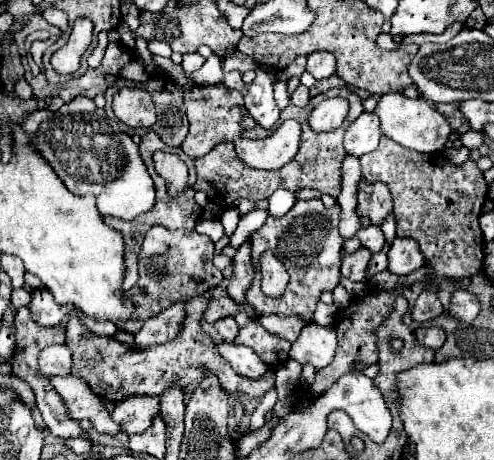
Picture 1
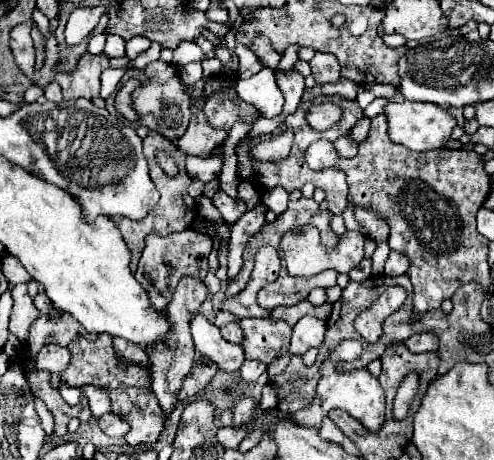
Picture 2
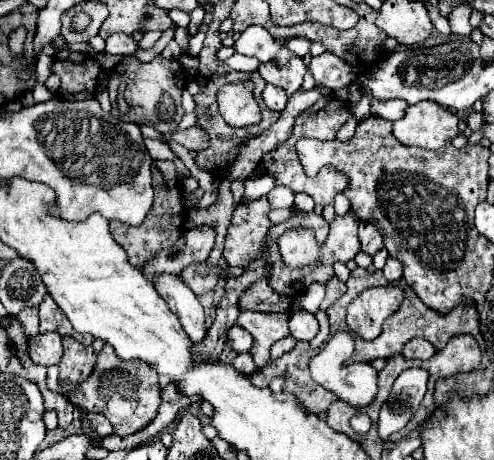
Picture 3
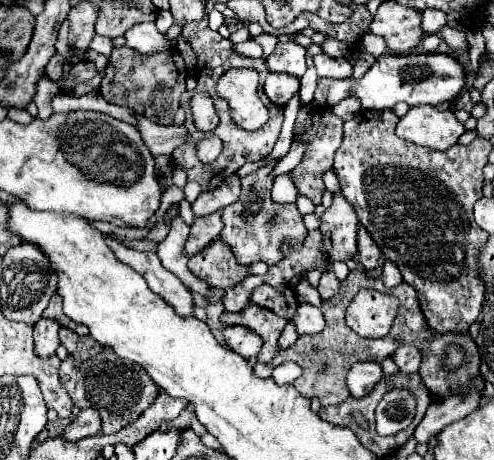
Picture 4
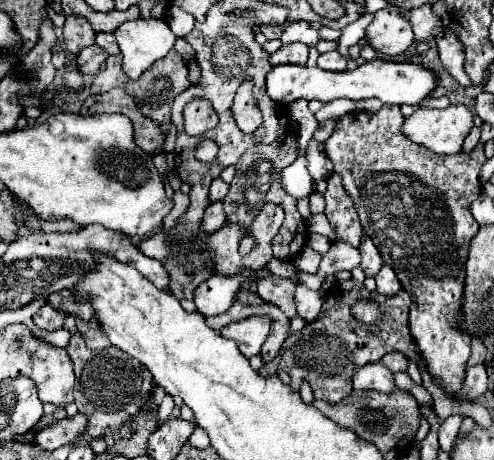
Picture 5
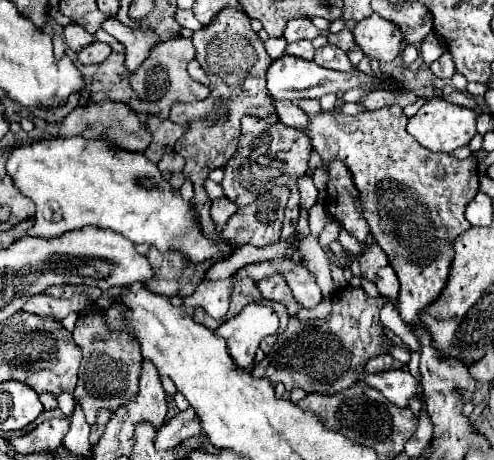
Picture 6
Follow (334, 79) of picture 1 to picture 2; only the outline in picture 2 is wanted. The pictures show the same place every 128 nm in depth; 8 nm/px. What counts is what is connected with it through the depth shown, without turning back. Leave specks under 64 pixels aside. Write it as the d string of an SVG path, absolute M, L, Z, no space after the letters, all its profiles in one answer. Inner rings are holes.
M342 78L338 84L326 84L326 86L314 86L314 88L306 88L302 100L304 102L310 102L314 100L316 96L332 96L332 94L340 94L342 98L348 98L348 100L354 100L356 98L356 90L358 90L358 84L348 80L348 78Z

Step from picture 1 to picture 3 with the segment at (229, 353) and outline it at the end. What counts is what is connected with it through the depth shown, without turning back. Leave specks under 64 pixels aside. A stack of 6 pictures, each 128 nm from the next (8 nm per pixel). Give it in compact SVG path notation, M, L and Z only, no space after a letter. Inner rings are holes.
M154 274L152 280L156 292L164 298L168 308L178 316L184 332L194 344L206 336L204 328L204 310L198 296L174 274Z

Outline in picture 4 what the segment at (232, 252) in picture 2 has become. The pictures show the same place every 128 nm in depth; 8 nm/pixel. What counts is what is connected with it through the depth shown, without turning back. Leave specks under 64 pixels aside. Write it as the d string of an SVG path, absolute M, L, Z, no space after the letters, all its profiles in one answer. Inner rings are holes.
M268 162L268 164L260 166L256 172L244 176L240 198L222 210L224 228L220 232L220 238L224 238L230 244L232 252L240 264L250 264L250 262L258 262L258 260L264 260L270 266L278 264L286 256L282 248L288 246L290 250L298 250L304 244L304 238L308 234L308 230L302 222L302 214L298 212L296 204L272 202L270 190L272 190L272 182L274 182L274 178L272 178L274 166L276 166L276 162ZM272 216L276 216L276 222L272 226L268 226L268 220Z

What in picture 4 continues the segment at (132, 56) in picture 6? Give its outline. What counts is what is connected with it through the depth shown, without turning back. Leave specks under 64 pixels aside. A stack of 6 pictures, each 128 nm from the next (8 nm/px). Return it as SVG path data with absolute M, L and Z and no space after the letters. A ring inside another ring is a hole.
M140 22L134 24L126 34L126 46L140 52L142 56L152 56L164 50L172 48L172 40L166 38L166 34L158 32L154 22Z

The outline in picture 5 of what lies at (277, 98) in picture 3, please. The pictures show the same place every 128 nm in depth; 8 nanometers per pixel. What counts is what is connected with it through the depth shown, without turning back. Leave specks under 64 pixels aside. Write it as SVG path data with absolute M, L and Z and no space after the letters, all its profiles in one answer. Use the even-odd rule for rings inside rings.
M376 58L372 62L366 62L358 66L356 70L348 72L328 72L318 66L308 68L300 64L280 64L272 66L272 70L266 76L266 90L268 96L280 104L290 104L298 98L304 100L322 100L330 102L336 98L350 98L350 100L366 100L366 98L378 98L384 104L412 104L418 106L428 94L434 90L436 78L428 68L416 66L416 64L400 64L400 62L388 62L382 58Z

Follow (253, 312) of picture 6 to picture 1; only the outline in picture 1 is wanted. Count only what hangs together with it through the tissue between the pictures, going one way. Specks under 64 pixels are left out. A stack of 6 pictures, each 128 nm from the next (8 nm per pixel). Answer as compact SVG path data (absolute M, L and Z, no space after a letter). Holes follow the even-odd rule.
M230 316L224 318L224 320L218 320L214 326L216 326L218 334L222 336L222 340L232 342L232 340L238 336L238 324L236 324L236 320L230 318Z

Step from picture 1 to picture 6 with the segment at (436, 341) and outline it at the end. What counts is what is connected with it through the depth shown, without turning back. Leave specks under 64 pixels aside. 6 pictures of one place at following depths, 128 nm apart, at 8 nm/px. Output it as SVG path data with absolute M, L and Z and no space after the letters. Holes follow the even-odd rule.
M380 354L380 356L374 356L366 362L364 366L364 374L378 374L378 372L384 372L384 370L392 370L394 366L394 358L390 354Z

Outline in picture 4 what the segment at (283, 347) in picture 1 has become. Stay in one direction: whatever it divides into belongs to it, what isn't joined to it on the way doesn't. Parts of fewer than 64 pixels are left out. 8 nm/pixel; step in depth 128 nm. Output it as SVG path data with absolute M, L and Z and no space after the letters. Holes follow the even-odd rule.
M248 304L244 310L240 312L222 312L220 316L222 324L240 324L246 328L252 328L254 332L258 332L264 338L264 346L258 354L258 362L272 362L272 358L278 354L280 346L278 346L278 338L282 328L286 326L288 320L272 314L268 308L256 306L256 304Z

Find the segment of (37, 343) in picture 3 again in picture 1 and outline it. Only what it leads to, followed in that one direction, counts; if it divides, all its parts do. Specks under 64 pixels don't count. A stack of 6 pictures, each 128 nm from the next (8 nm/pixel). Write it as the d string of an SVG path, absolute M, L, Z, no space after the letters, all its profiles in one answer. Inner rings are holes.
M66 344L48 346L40 352L38 366L44 376L68 376L72 366L72 352Z

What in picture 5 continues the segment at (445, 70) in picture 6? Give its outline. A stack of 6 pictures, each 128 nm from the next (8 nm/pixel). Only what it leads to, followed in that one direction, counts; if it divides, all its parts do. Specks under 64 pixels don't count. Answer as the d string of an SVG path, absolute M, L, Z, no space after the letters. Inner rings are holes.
M444 32L442 36L436 38L436 44L438 44L440 62L444 64L448 74L456 82L460 82L462 86L470 86L470 78L464 72L464 46L456 38L456 34L454 32Z

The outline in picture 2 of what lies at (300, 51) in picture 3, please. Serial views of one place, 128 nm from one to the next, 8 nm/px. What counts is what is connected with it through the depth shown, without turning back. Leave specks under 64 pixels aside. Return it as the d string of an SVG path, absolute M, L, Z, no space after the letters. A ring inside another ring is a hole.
M288 46L282 60L280 60L280 64L276 66L276 70L292 70L292 66L298 60L298 50L300 50L300 46Z

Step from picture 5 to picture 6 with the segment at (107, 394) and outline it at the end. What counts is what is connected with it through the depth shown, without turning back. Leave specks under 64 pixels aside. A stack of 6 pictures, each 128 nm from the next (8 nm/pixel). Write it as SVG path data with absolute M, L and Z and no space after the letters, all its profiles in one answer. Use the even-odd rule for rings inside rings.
M102 314L80 316L72 336L74 342L82 348L82 364L78 372L74 400L82 406L86 414L86 422L94 424L100 408L108 408L114 412L116 408L124 406L130 400L130 396L136 394L142 354L138 342L132 340L132 336L126 332L112 330Z

